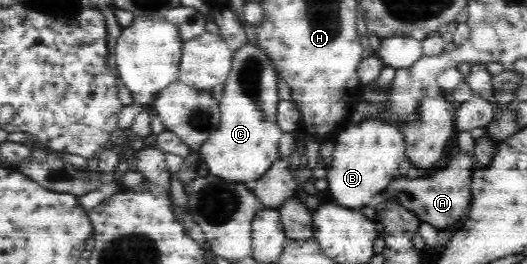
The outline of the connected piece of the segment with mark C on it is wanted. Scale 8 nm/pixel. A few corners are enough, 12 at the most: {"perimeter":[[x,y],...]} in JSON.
{"perimeter":[[234,50],[208,172],[250,185],[280,159],[278,72]]}

